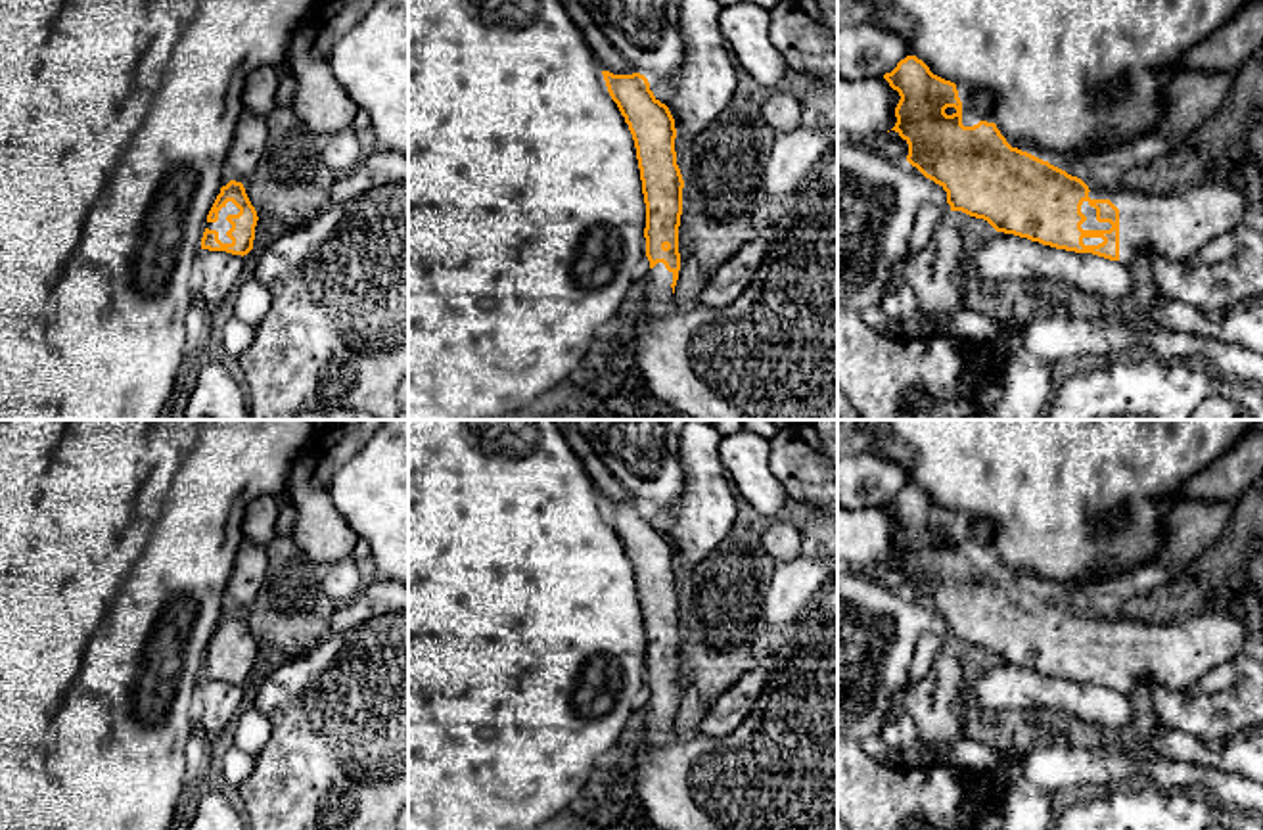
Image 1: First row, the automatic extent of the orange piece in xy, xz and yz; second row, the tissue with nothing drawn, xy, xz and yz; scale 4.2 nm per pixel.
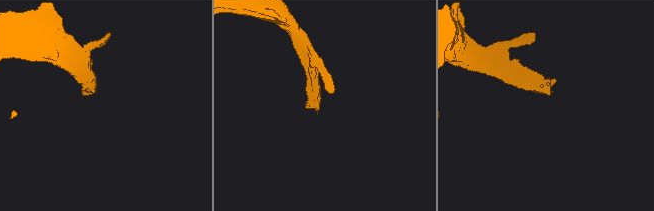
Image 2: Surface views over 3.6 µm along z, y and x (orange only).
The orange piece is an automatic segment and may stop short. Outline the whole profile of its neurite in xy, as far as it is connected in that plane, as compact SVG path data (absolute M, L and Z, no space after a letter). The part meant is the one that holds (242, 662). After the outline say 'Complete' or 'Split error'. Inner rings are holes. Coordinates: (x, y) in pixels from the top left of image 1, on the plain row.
M230 610L207 644L201 679L247 684L253 679L257 650L243 613Z. Split error

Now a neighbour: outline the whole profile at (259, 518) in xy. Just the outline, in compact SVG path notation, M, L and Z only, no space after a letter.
M263 495L253 498L243 512L241 533L243 539L268 546L274 539L274 525L278 516L278 496Z

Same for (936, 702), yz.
M943 650L928 675L916 684L908 682L897 702L912 717L920 738L931 748L943 748L979 732L981 725L974 723L962 707L966 692L958 657Z

